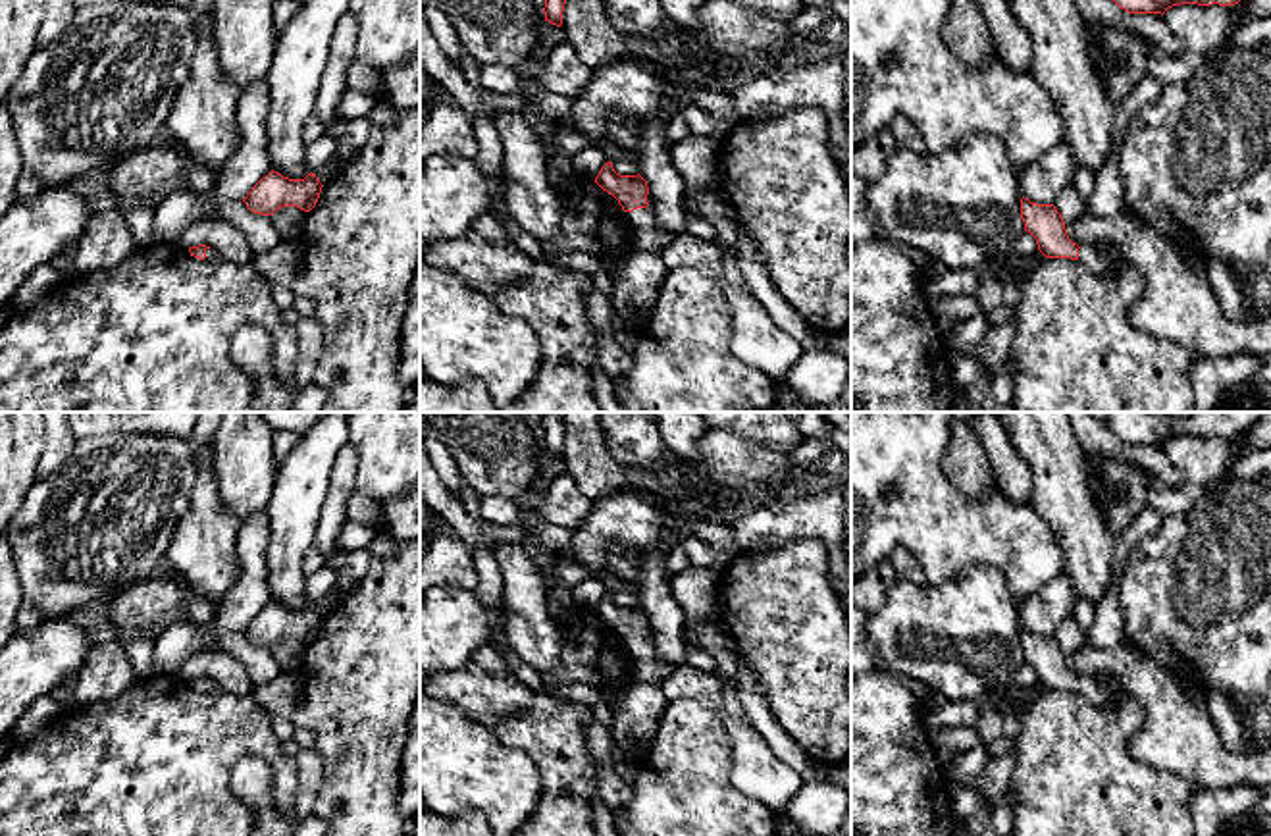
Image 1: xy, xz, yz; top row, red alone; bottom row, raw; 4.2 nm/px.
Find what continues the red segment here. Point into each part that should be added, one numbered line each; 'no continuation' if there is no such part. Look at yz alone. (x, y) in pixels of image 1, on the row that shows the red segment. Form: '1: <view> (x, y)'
1: yz (1098, 259)

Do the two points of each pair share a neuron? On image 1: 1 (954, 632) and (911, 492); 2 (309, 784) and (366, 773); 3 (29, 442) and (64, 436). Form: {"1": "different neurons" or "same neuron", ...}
{"1": "different neurons", "2": "different neurons", "3": "different neurons"}

